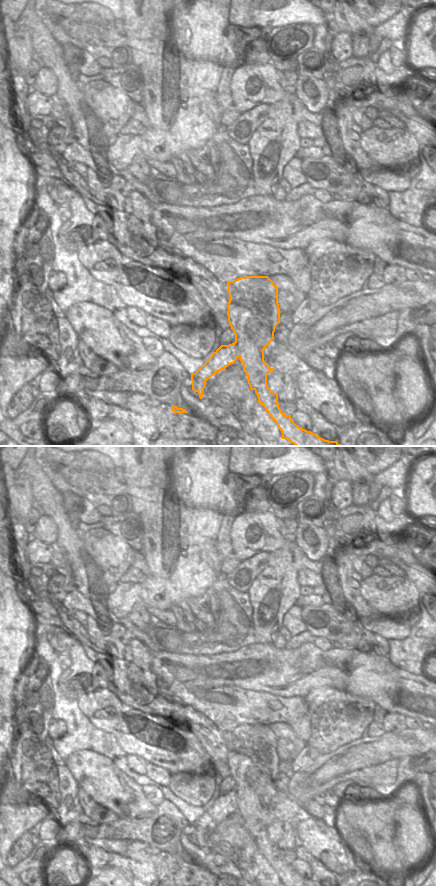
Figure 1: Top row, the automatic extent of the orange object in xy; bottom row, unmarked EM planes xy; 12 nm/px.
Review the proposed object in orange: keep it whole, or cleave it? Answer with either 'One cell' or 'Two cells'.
Two cells.

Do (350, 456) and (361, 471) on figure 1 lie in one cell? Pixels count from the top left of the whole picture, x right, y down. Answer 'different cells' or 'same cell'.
same cell

